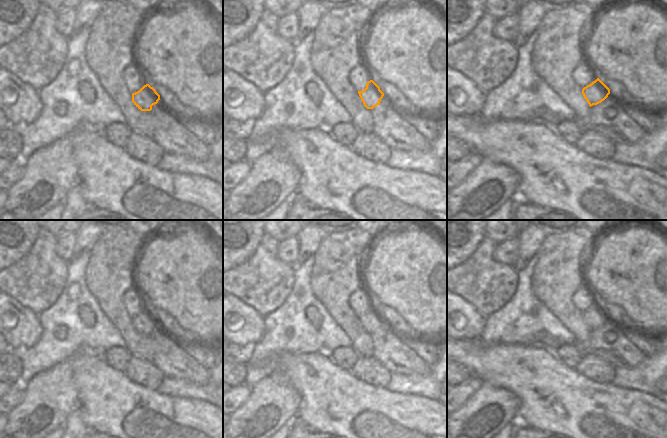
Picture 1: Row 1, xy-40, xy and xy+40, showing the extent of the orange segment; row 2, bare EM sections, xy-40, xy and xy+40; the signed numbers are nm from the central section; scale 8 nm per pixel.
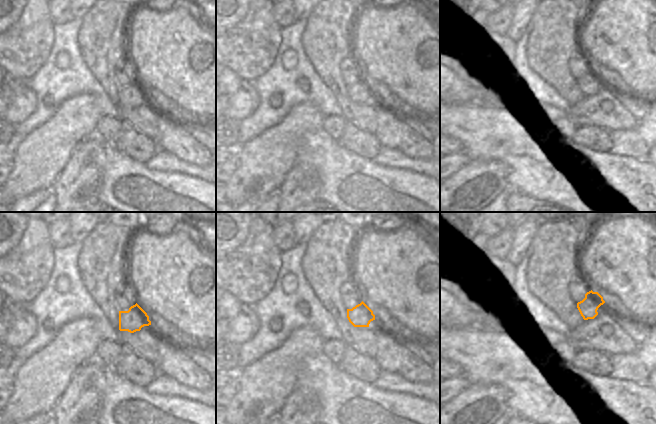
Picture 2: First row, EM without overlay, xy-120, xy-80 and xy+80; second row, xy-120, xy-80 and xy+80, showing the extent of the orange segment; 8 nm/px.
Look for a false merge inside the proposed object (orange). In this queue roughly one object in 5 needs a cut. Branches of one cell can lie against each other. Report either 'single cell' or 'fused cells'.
single cell

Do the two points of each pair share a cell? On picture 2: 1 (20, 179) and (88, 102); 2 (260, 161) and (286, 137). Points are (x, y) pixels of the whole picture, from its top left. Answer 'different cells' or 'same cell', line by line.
1: same cell
2: same cell

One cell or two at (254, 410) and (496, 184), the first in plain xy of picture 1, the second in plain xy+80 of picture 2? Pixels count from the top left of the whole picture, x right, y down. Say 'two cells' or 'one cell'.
one cell

